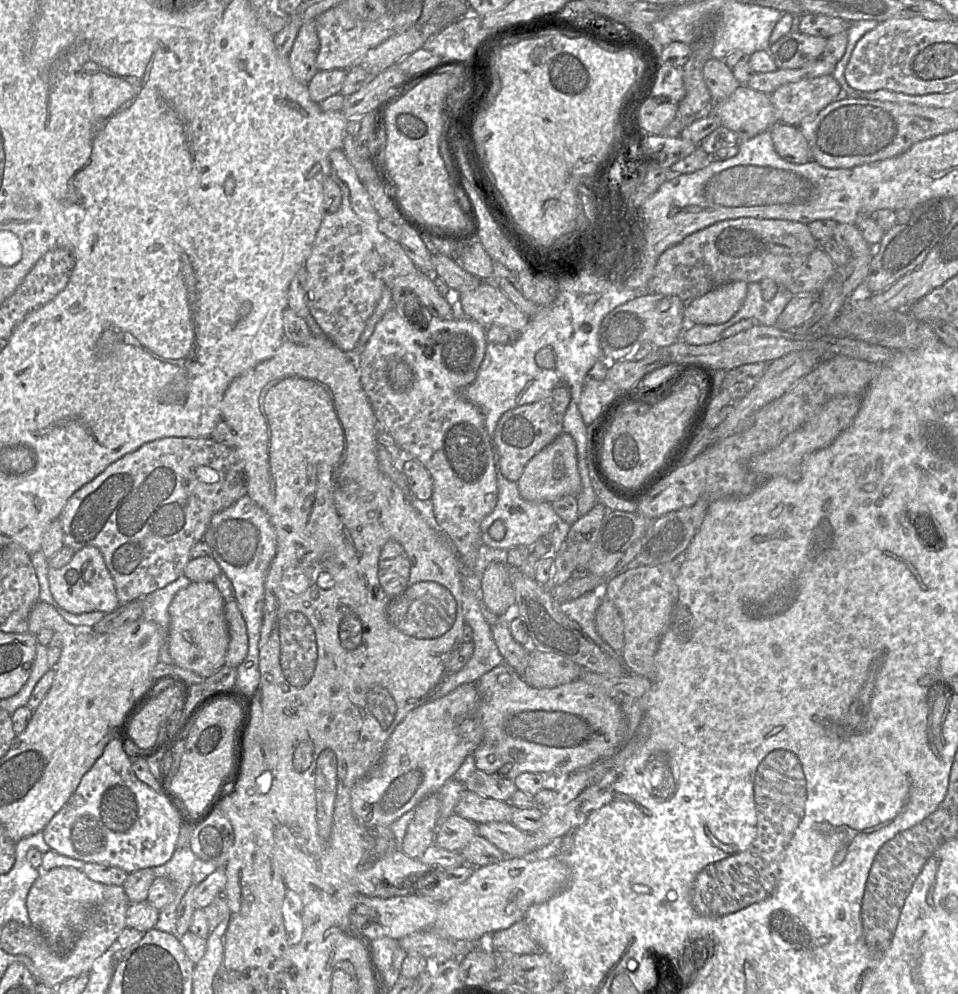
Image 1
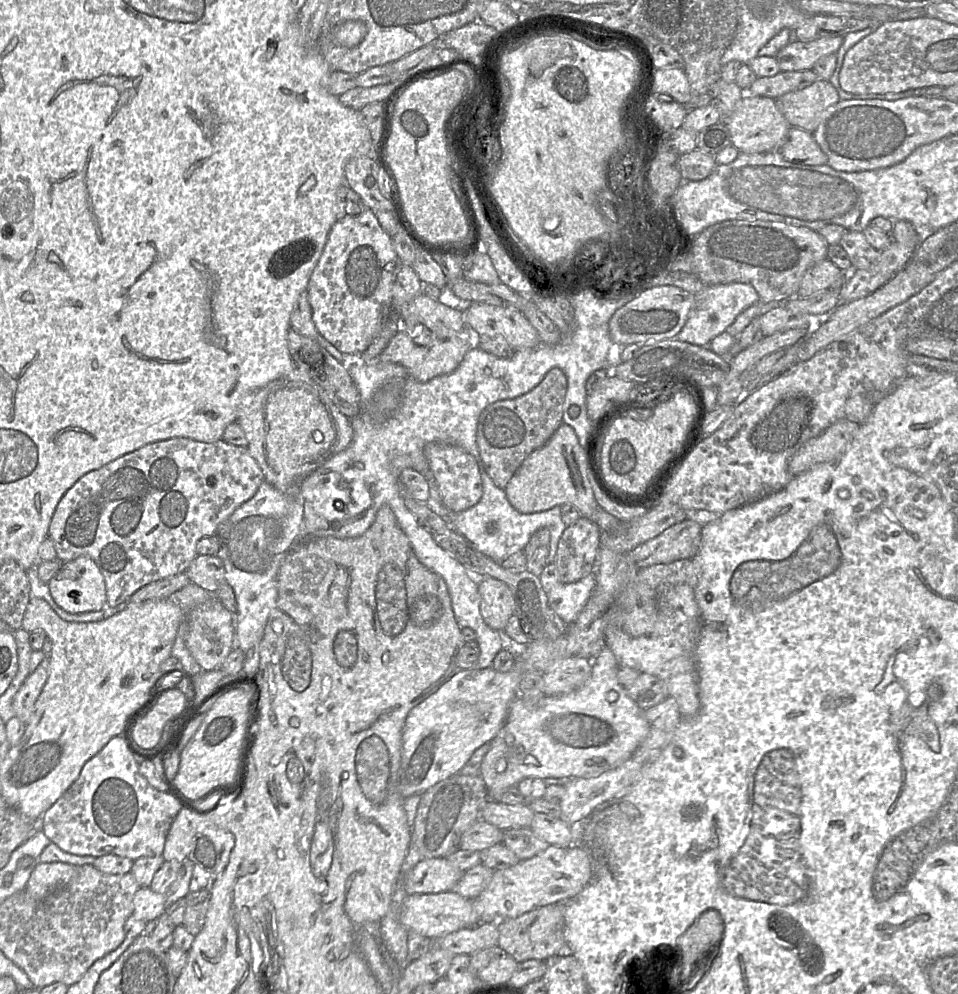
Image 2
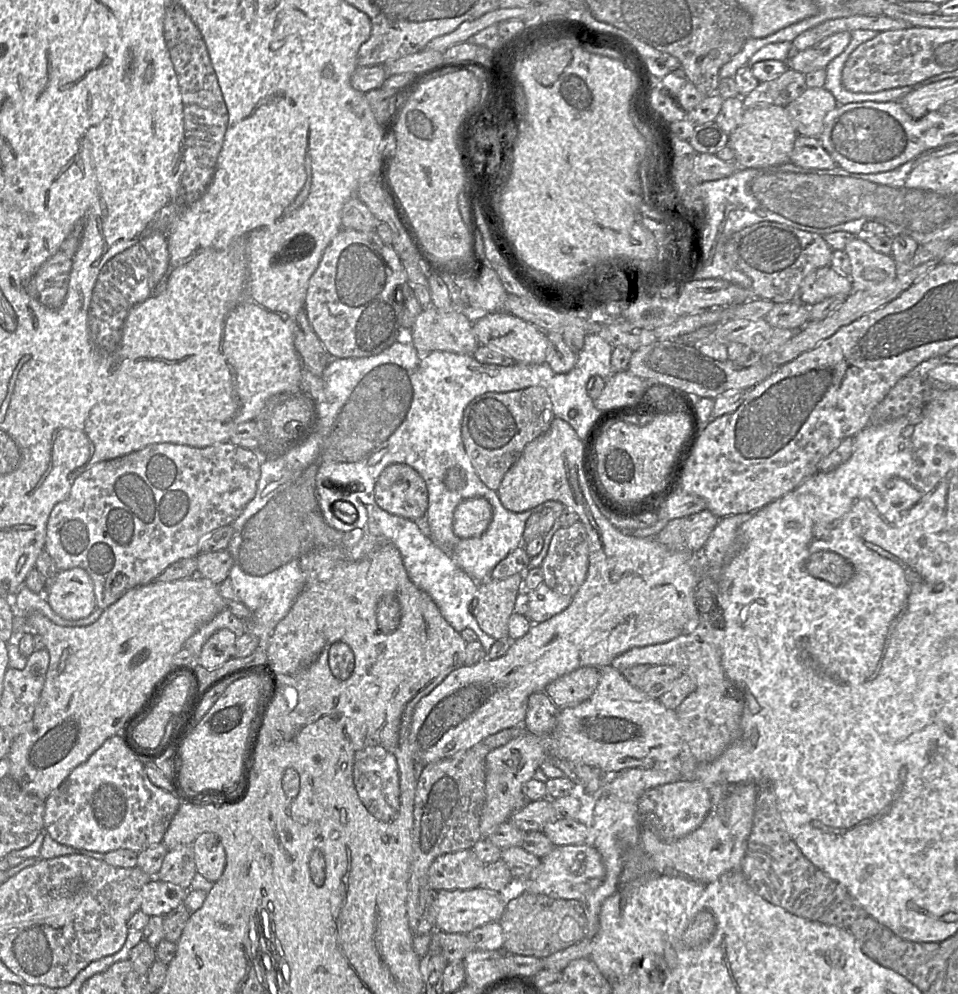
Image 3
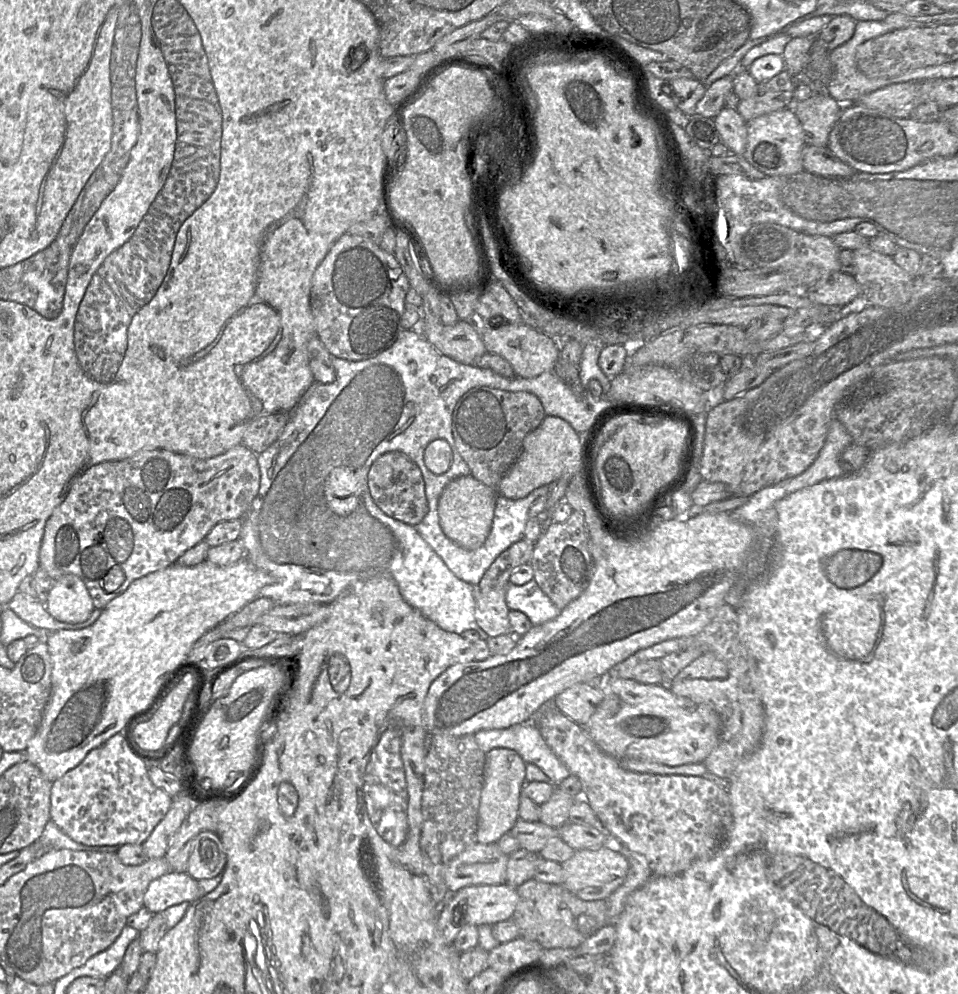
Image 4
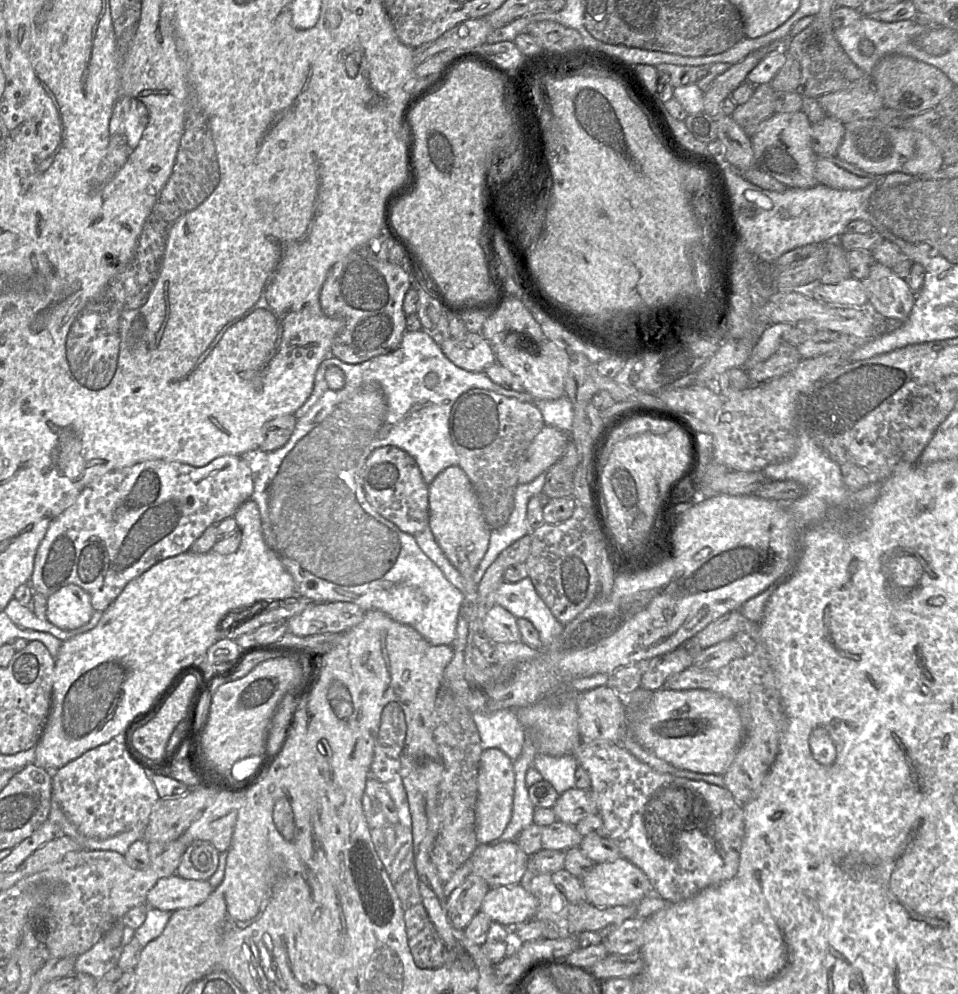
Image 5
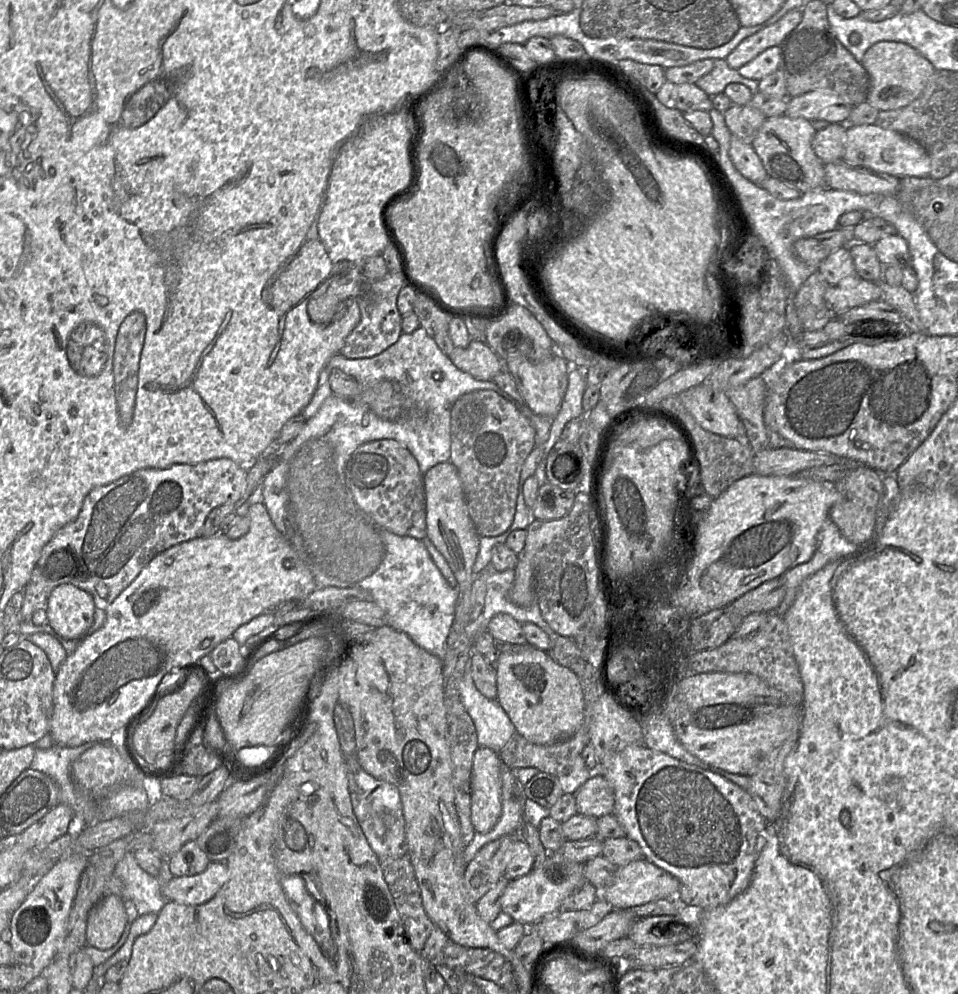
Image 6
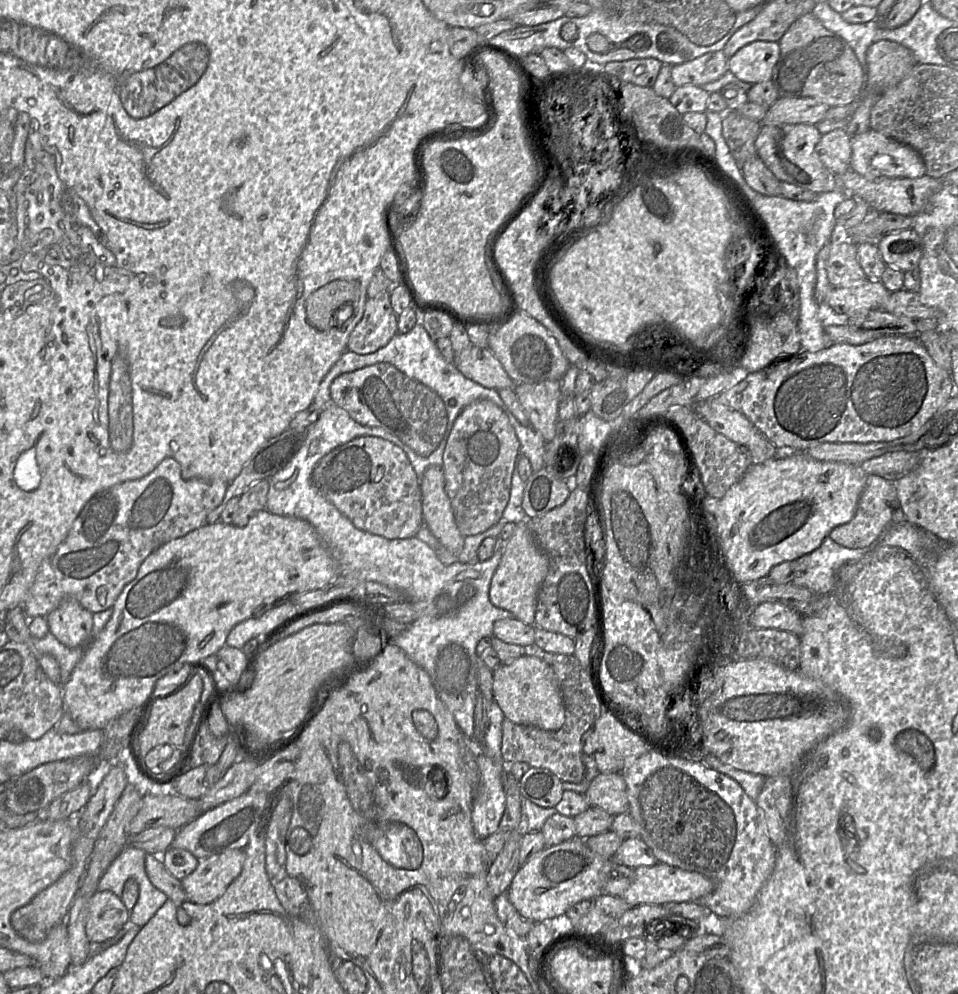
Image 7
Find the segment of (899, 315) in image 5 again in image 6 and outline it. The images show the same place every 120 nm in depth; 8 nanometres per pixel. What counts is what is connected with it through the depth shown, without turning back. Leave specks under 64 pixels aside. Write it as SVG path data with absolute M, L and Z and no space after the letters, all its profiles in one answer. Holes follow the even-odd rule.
M882 279L878 284L882 293L881 299L898 310L909 333L925 333L925 327L916 308L914 294L902 285L891 286Z

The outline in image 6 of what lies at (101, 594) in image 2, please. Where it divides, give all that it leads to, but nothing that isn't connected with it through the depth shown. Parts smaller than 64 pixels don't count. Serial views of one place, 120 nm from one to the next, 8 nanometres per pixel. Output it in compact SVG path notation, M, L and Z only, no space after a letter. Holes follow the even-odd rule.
M61 584L49 595L47 624L64 639L83 638L94 622L95 609L91 594L72 584Z

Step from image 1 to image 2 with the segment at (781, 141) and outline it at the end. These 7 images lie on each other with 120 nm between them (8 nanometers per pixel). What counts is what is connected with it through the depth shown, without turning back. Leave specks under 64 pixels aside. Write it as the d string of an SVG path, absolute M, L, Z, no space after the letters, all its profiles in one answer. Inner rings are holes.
M801 128L789 129L788 138L779 152L786 161L797 165L827 164L827 156L813 138L812 133Z

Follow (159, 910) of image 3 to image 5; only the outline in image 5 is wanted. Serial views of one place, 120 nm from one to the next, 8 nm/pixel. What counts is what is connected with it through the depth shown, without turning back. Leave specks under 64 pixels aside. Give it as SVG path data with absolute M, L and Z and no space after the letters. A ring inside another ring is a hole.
M174 874L154 885L147 895L146 906L172 913L200 905L212 891L208 880L184 879Z

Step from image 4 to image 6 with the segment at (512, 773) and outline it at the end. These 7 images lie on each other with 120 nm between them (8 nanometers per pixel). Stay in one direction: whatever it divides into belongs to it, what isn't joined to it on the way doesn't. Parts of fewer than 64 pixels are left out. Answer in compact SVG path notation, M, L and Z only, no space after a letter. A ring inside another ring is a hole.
M488 747L474 753L471 773L471 823L475 833L487 833L502 813L501 775L504 763L499 754Z

